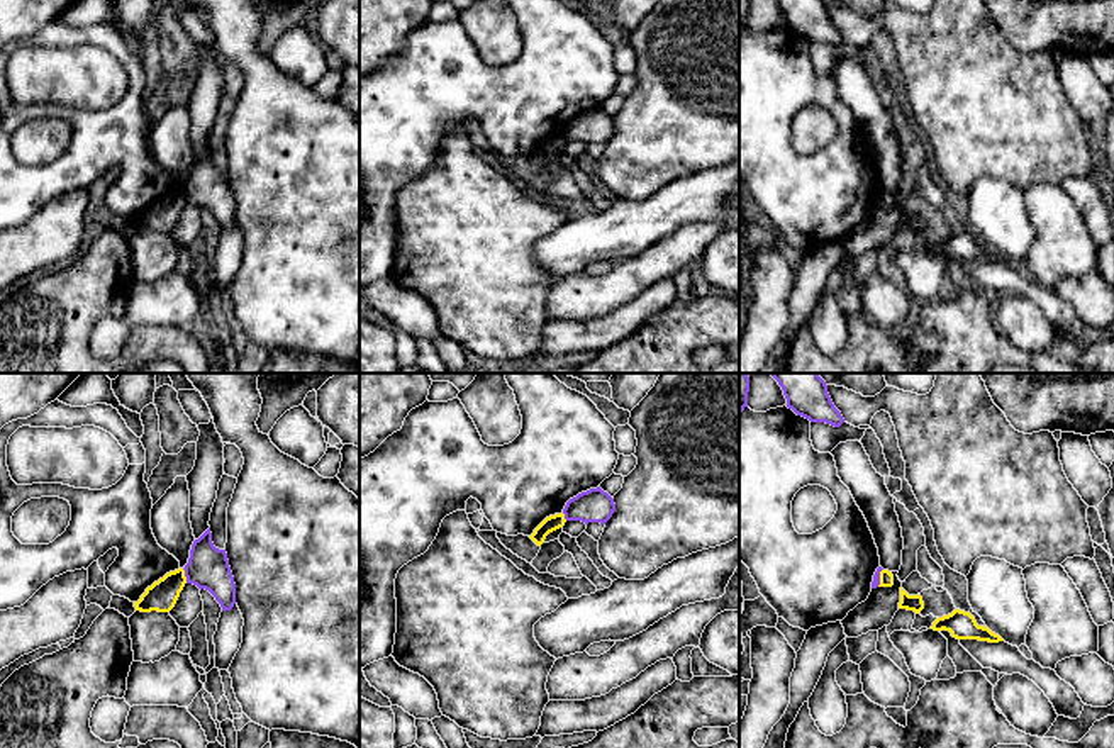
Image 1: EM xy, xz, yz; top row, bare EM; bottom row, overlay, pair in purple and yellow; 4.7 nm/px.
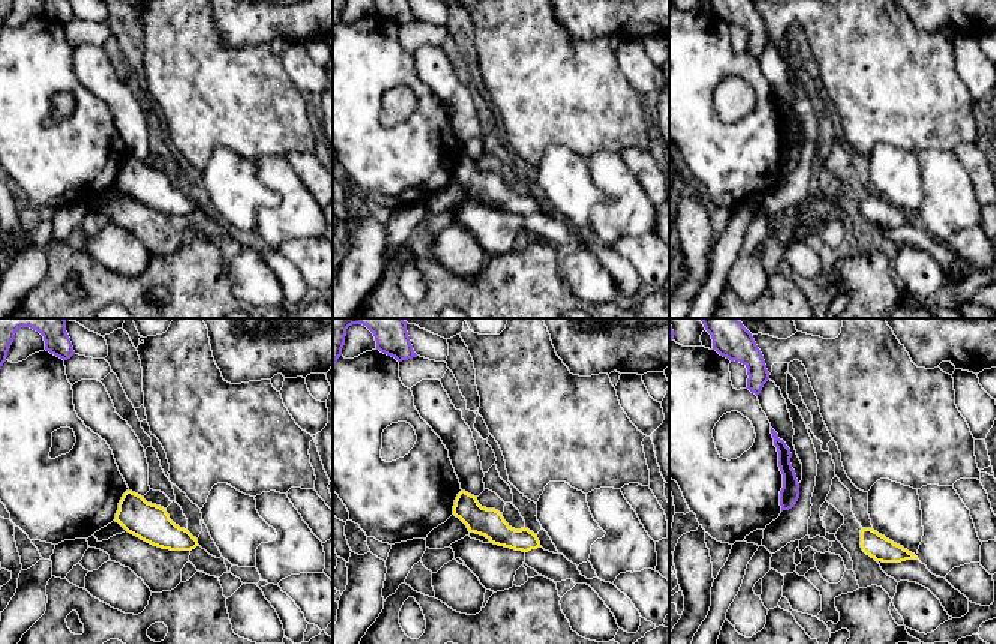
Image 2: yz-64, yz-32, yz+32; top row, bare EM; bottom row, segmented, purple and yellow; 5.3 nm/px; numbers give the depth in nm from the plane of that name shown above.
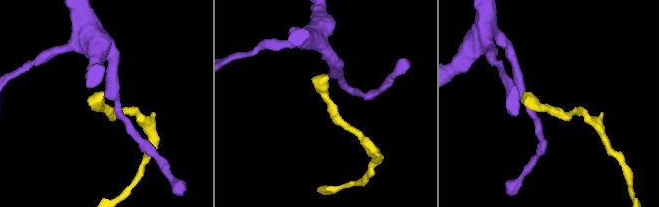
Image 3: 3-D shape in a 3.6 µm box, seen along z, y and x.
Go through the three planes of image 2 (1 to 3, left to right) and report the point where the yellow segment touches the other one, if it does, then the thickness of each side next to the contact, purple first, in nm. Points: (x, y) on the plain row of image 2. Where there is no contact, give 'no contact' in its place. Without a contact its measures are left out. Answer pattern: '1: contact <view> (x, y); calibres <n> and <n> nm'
1: no contact
2: no contact
3: no contact

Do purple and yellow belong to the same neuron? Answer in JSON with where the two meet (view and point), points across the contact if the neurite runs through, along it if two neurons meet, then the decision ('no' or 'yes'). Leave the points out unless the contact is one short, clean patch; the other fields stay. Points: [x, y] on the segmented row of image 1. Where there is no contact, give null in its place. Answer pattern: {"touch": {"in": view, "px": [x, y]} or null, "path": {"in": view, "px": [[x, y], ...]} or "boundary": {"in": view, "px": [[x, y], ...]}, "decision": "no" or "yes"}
{"touch": {"in": "xy", "px": [185, 575]}, "boundary": {"in": "xy", "px": [[182, 569], [187, 582]]}, "decision": "no"}

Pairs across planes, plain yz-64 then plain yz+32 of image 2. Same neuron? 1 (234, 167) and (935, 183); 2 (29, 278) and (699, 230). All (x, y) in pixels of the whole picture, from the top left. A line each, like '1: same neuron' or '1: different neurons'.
1: different neurons
2: same neuron

